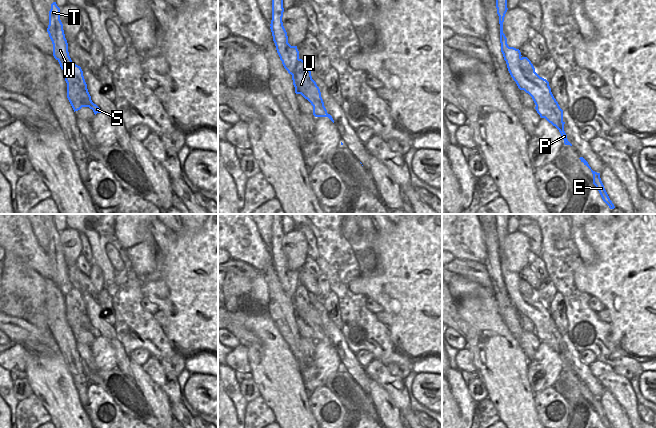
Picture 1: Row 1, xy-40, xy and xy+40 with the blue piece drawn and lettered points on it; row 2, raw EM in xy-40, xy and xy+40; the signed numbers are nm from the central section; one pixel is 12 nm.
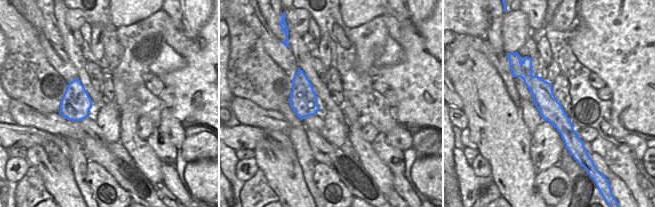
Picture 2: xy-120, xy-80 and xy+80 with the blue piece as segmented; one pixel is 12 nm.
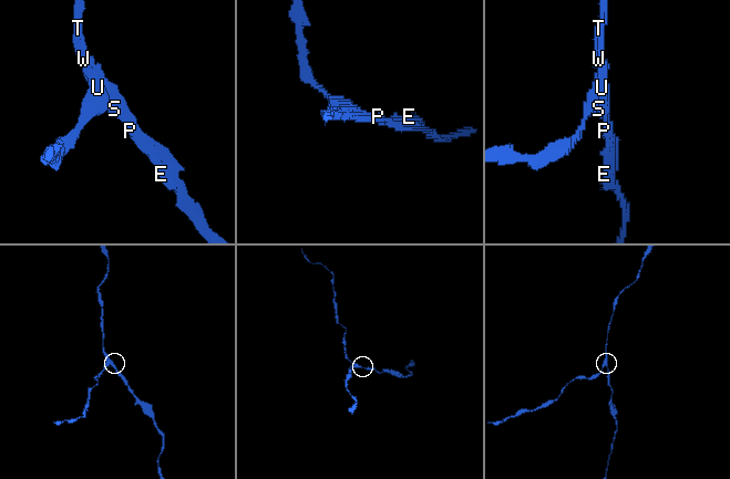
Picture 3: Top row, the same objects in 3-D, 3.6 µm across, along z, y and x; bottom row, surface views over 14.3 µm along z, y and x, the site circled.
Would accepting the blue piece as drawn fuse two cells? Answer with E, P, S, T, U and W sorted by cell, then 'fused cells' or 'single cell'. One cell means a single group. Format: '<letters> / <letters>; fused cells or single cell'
E P S T W / U; fused cells

